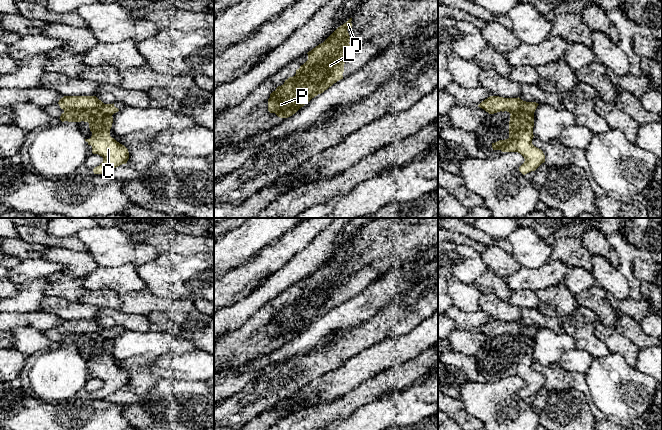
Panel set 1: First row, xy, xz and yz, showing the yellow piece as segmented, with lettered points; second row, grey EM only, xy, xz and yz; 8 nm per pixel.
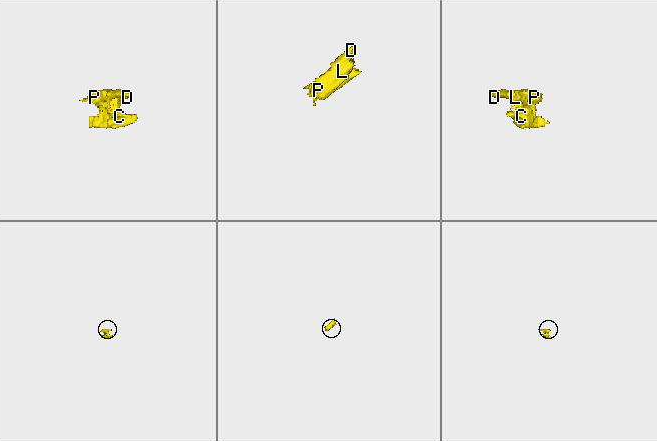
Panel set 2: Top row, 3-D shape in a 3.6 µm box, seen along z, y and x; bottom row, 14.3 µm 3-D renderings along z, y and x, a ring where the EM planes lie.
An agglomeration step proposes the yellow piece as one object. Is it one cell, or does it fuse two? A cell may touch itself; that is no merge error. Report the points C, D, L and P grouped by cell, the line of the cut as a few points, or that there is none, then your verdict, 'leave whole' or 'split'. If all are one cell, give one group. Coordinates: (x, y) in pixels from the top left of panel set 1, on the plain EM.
C P / D L | xz (324, 299), (319, 291), (306, 288), (293, 303), (285, 306) | split

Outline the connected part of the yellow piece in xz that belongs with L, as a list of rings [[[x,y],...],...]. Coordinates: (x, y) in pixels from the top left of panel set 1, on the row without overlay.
[[[352,242],[338,251],[323,267],[309,275],[308,284],[296,294],[293,301],[289,301],[285,306],[294,304],[306,288],[320,291],[324,303],[317,310],[312,323],[343,303],[344,288],[354,278],[347,255],[352,252],[351,245]]]

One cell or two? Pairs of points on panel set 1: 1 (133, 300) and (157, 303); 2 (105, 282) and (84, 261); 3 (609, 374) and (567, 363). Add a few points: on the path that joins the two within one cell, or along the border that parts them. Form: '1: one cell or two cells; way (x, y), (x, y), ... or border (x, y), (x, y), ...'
1: one cell; way (139, 302), (151, 303)
2: two cells; border (99, 267), (82, 279)
3: two cells; border (594, 358), (585, 374)

